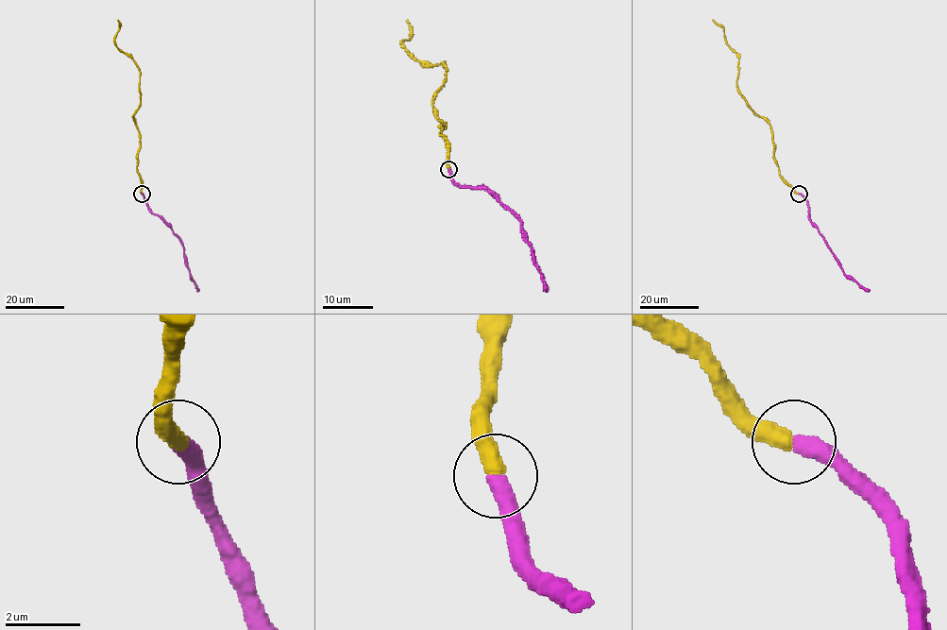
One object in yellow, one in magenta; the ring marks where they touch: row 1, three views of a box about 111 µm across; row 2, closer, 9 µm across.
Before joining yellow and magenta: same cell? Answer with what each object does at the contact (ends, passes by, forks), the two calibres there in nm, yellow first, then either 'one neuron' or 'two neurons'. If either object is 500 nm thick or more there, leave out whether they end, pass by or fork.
yellow ends there; magenta ends there; 460 nm thick on the yellow side, 480 nm on the other; one neuron

